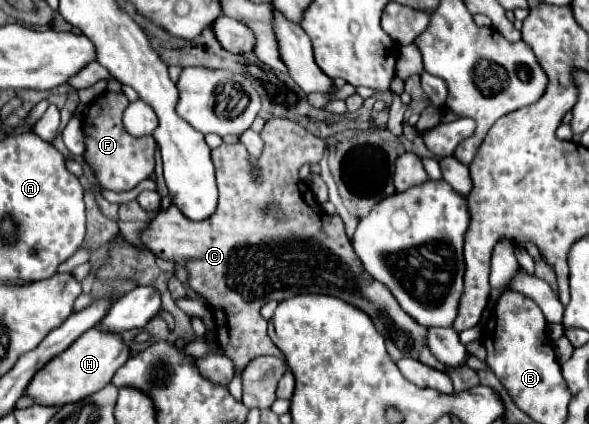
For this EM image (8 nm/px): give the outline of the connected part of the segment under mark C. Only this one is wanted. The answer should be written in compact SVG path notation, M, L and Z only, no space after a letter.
M279 117L267 119L259 135L265 147L257 159L257 177L251 173L249 153L245 149L221 145L211 151L219 205L209 219L191 221L171 203L169 209L159 211L143 233L143 243L157 257L187 267L187 283L207 299L215 317L217 343L225 355L233 359L235 369L245 369L249 361L261 355L283 359L267 335L267 321L259 315L259 309L267 301L283 301L301 293L323 293L365 311L385 337L385 347L393 361L409 355L429 367L445 371L445 365L427 349L425 327L411 319L411 315L405 315L405 311L397 307L397 299L393 299L391 291L365 271L345 235L341 217L323 213L311 189L299 179L301 165L317 161L317 155L323 155L327 143L299 123Z

